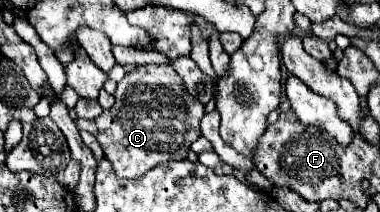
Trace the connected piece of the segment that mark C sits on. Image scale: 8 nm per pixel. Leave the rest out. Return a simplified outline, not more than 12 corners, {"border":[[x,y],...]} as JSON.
{"border":[[138,66],[96,118],[118,178],[186,158],[204,106]]}

